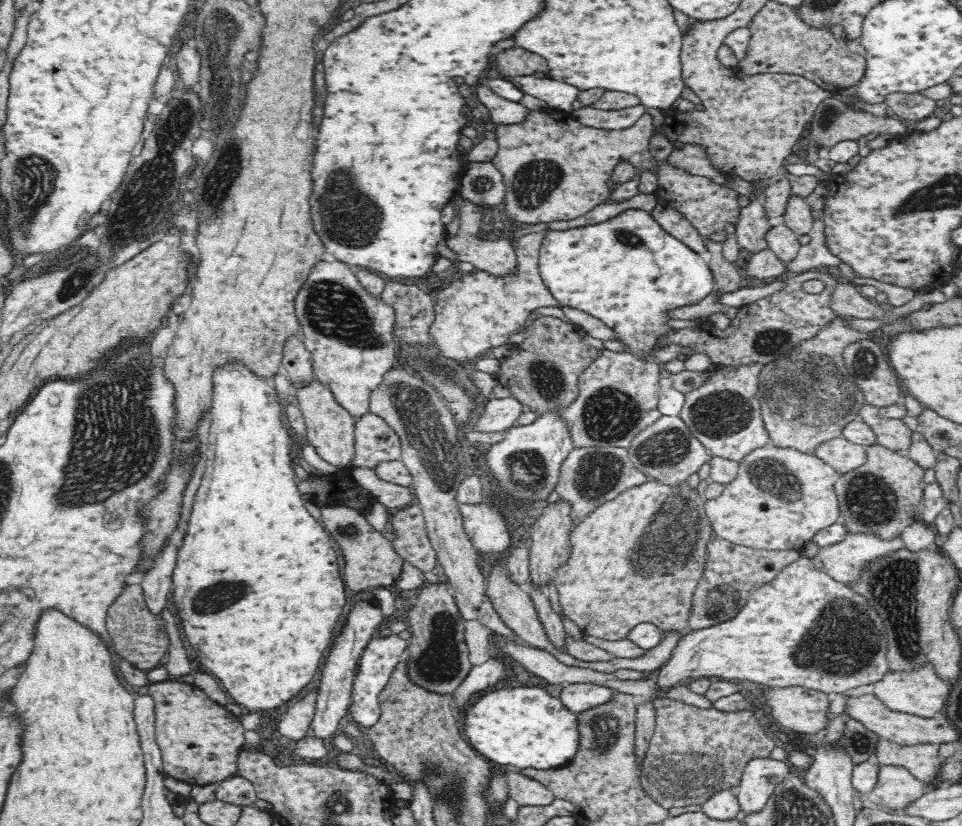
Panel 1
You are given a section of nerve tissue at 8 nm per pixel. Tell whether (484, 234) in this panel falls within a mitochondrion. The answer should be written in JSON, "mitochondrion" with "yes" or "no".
{"mitochondrion":"no"}

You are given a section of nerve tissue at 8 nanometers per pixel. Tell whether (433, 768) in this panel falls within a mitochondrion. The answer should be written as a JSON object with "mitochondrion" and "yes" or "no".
{"mitochondrion":"yes"}

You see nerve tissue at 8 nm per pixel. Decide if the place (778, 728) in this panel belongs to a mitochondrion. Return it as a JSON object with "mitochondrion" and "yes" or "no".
{"mitochondrion":"no"}

